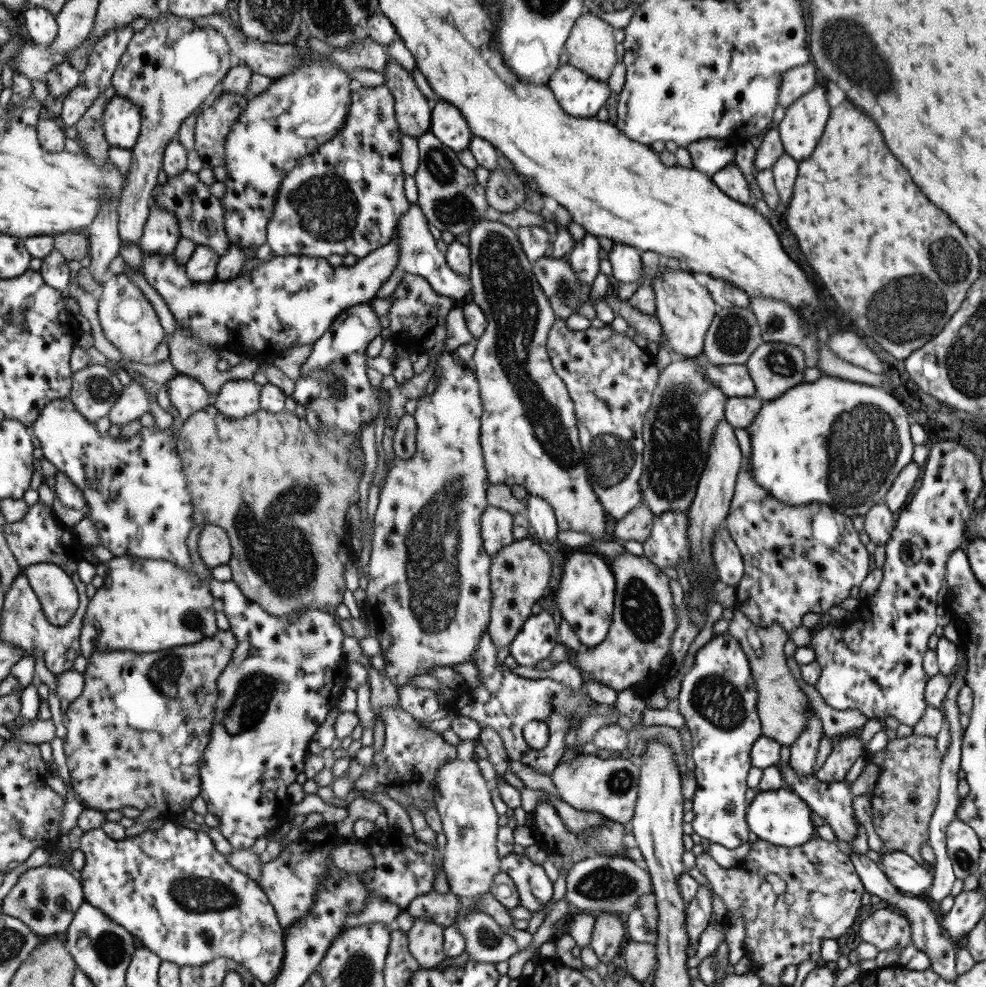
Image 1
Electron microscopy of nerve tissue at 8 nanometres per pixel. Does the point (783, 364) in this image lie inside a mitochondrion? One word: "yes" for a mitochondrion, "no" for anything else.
yes

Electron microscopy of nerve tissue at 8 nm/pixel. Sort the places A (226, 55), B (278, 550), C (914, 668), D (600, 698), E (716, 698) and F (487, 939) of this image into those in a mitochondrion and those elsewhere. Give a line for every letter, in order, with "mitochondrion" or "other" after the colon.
A: other
B: mitochondrion
C: other
D: other
E: mitochondrion
F: mitochondrion

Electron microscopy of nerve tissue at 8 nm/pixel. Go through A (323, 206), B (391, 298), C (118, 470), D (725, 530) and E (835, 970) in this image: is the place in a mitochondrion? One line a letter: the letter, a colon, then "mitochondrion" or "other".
A: mitochondrion
B: other
C: other
D: other
E: other

